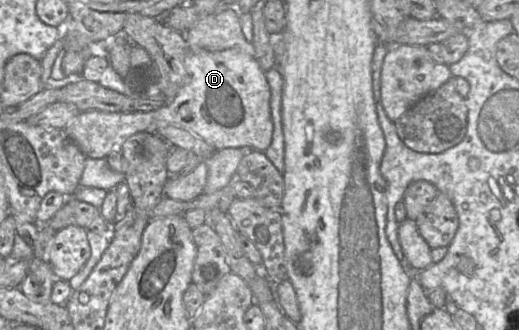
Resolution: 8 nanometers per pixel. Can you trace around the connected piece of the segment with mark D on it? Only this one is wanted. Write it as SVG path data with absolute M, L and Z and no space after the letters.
M240 49L223 51L190 51L185 60L187 78L176 96L162 107L149 112L103 112L89 110L80 112L65 128L68 137L80 148L87 158L104 159L132 135L140 132L155 133L158 129L171 126L187 130L202 138L214 149L249 147L265 151L272 142L273 121L271 116L271 90L265 71L255 56Z

